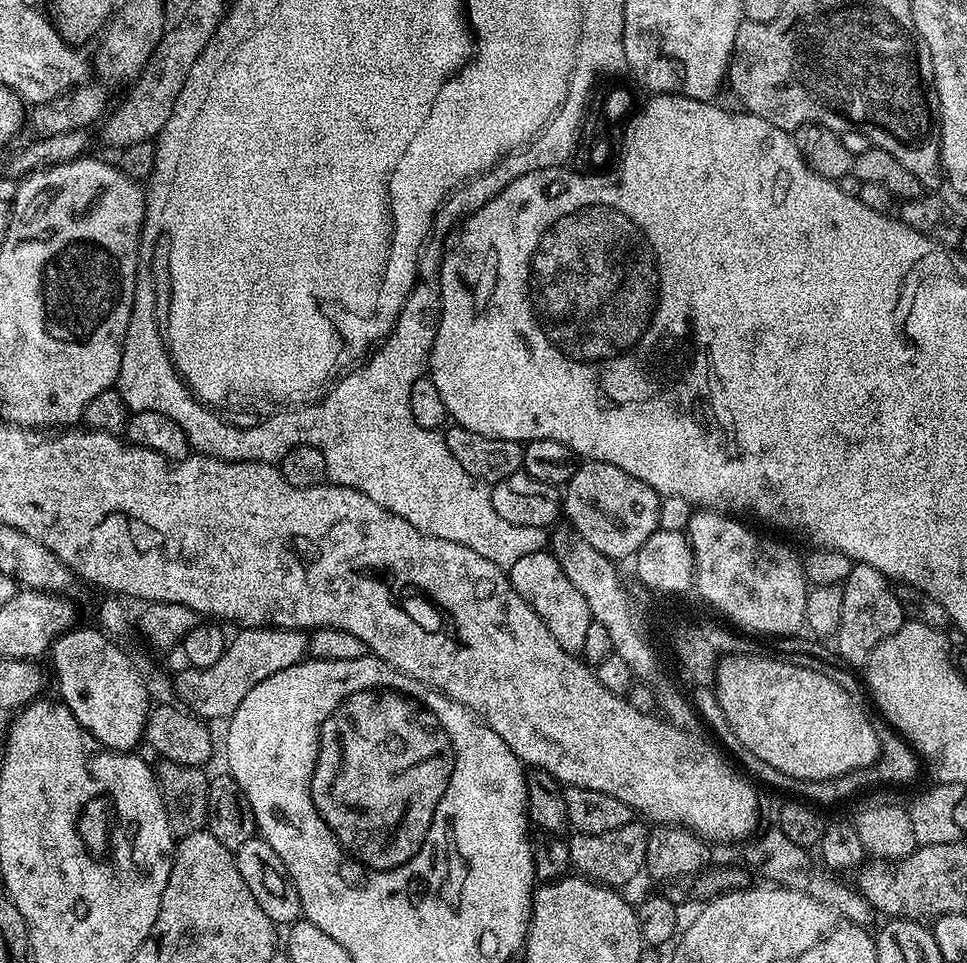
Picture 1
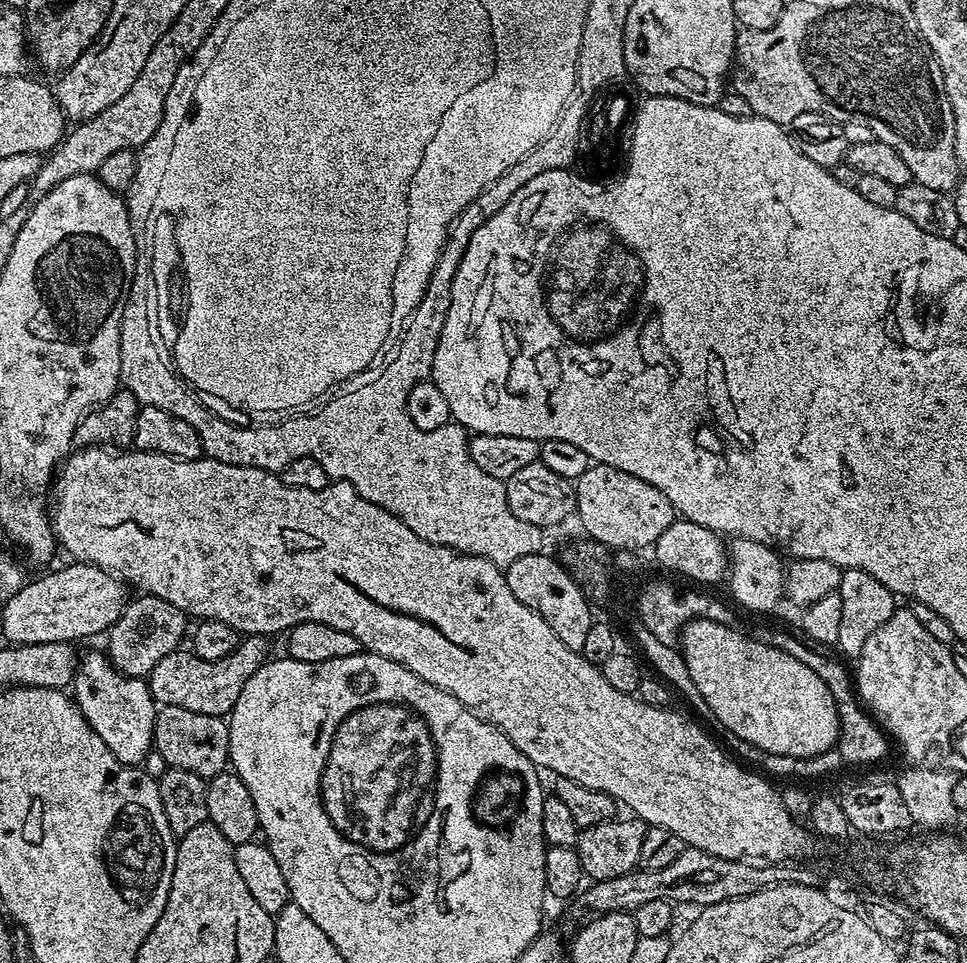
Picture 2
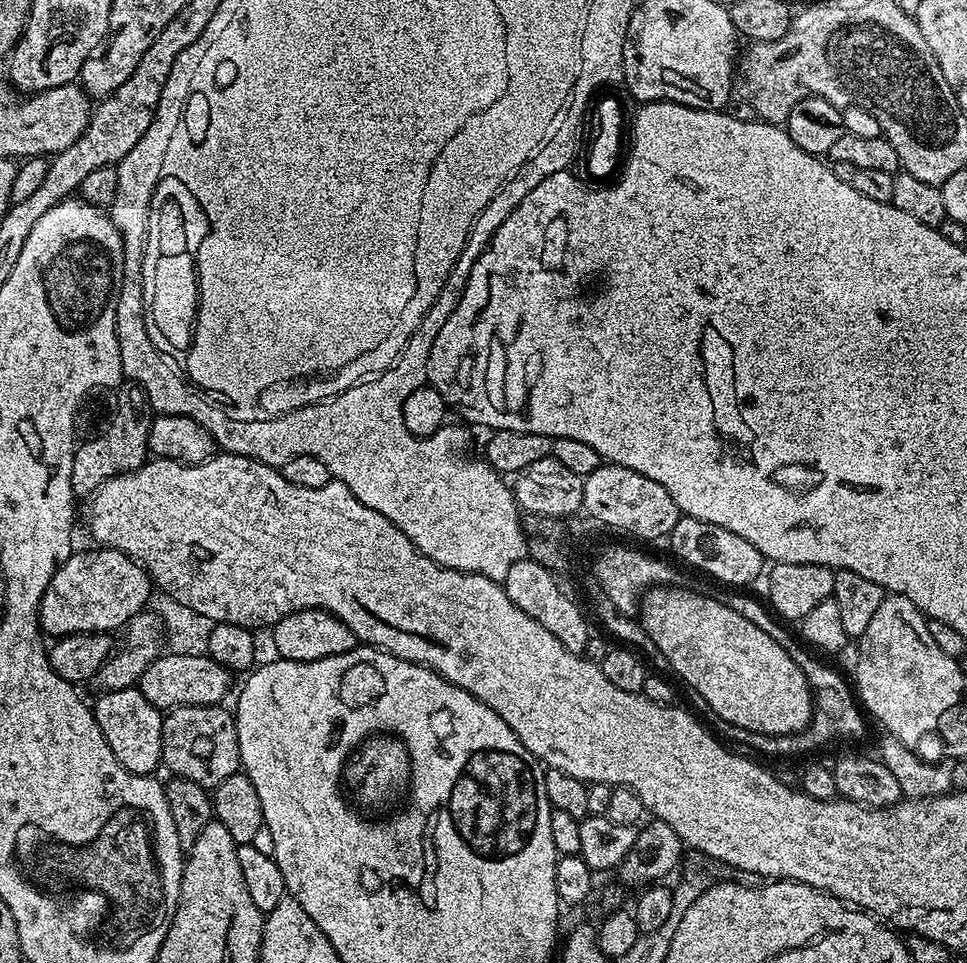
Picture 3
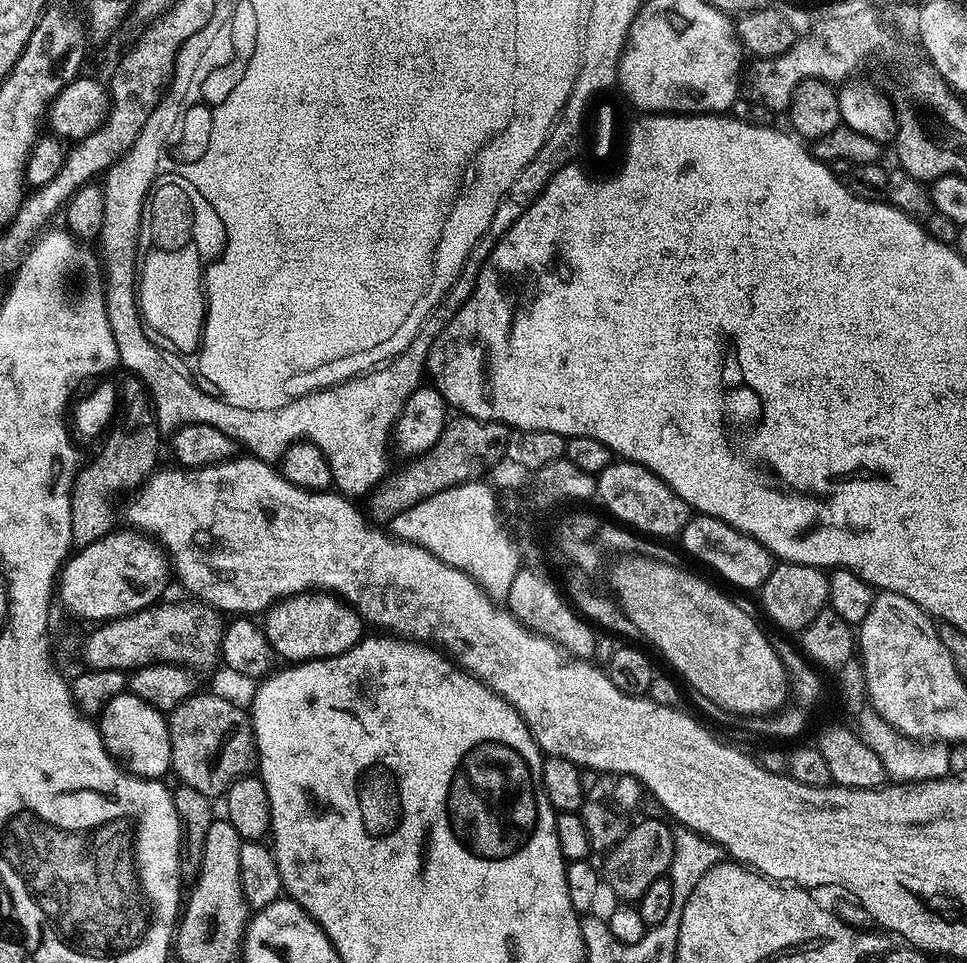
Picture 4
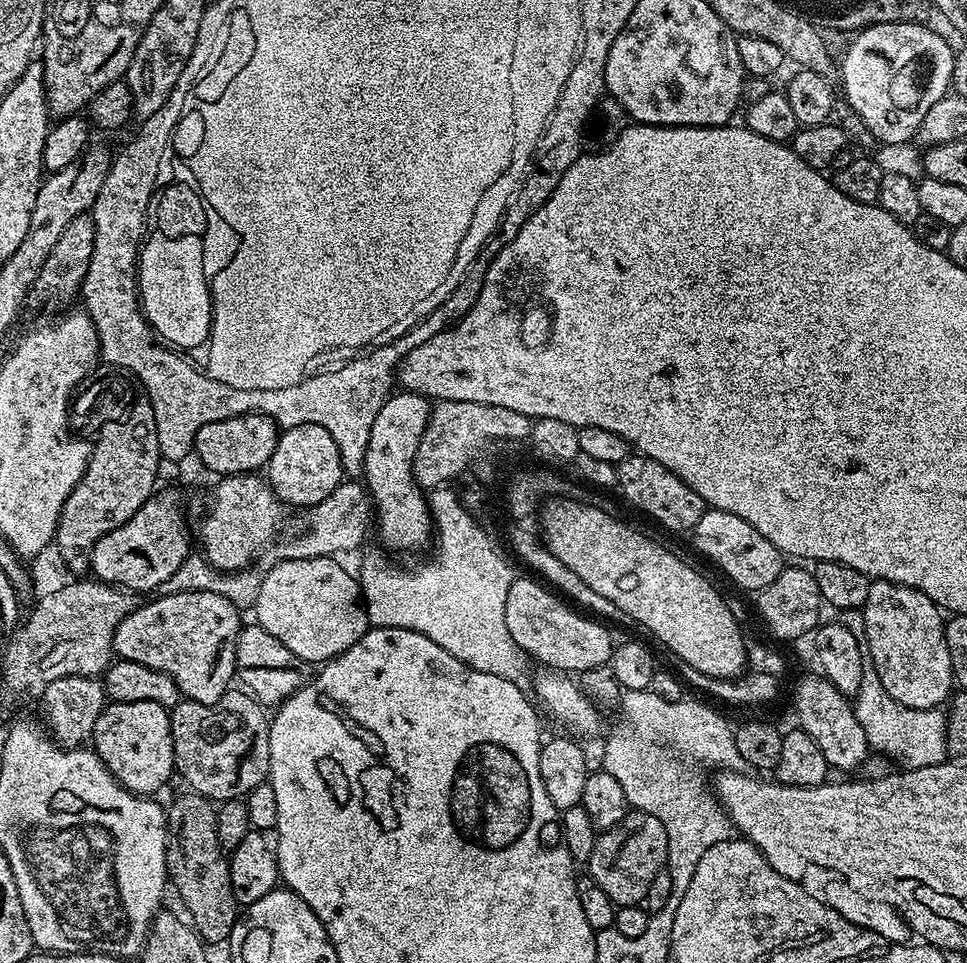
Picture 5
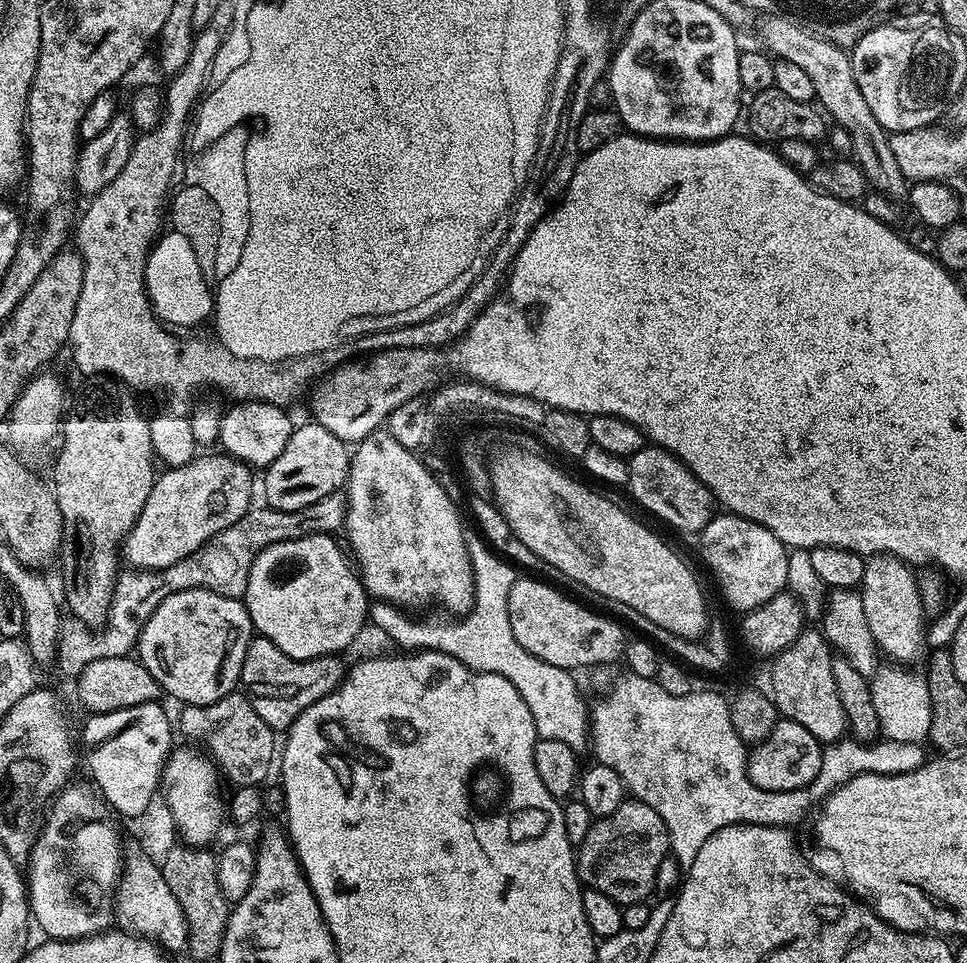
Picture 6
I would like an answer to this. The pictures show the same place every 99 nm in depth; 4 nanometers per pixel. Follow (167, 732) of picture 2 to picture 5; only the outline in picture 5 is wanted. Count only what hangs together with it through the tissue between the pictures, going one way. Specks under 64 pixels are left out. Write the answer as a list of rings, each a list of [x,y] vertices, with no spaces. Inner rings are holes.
[[[229,690],[224,693],[222,698],[218,698],[218,702],[213,704],[203,704],[202,702],[194,702],[187,698],[182,698],[170,709],[172,718],[172,749],[174,750],[174,758],[176,759],[174,768],[182,779],[188,783],[187,787],[191,791],[196,792],[199,796],[204,796],[206,799],[213,802],[223,802],[226,800],[239,800],[247,797],[248,793],[254,791],[259,784],[265,783],[268,780],[268,771],[270,770],[270,716],[265,705],[261,704],[255,696],[249,694],[247,691]]]

